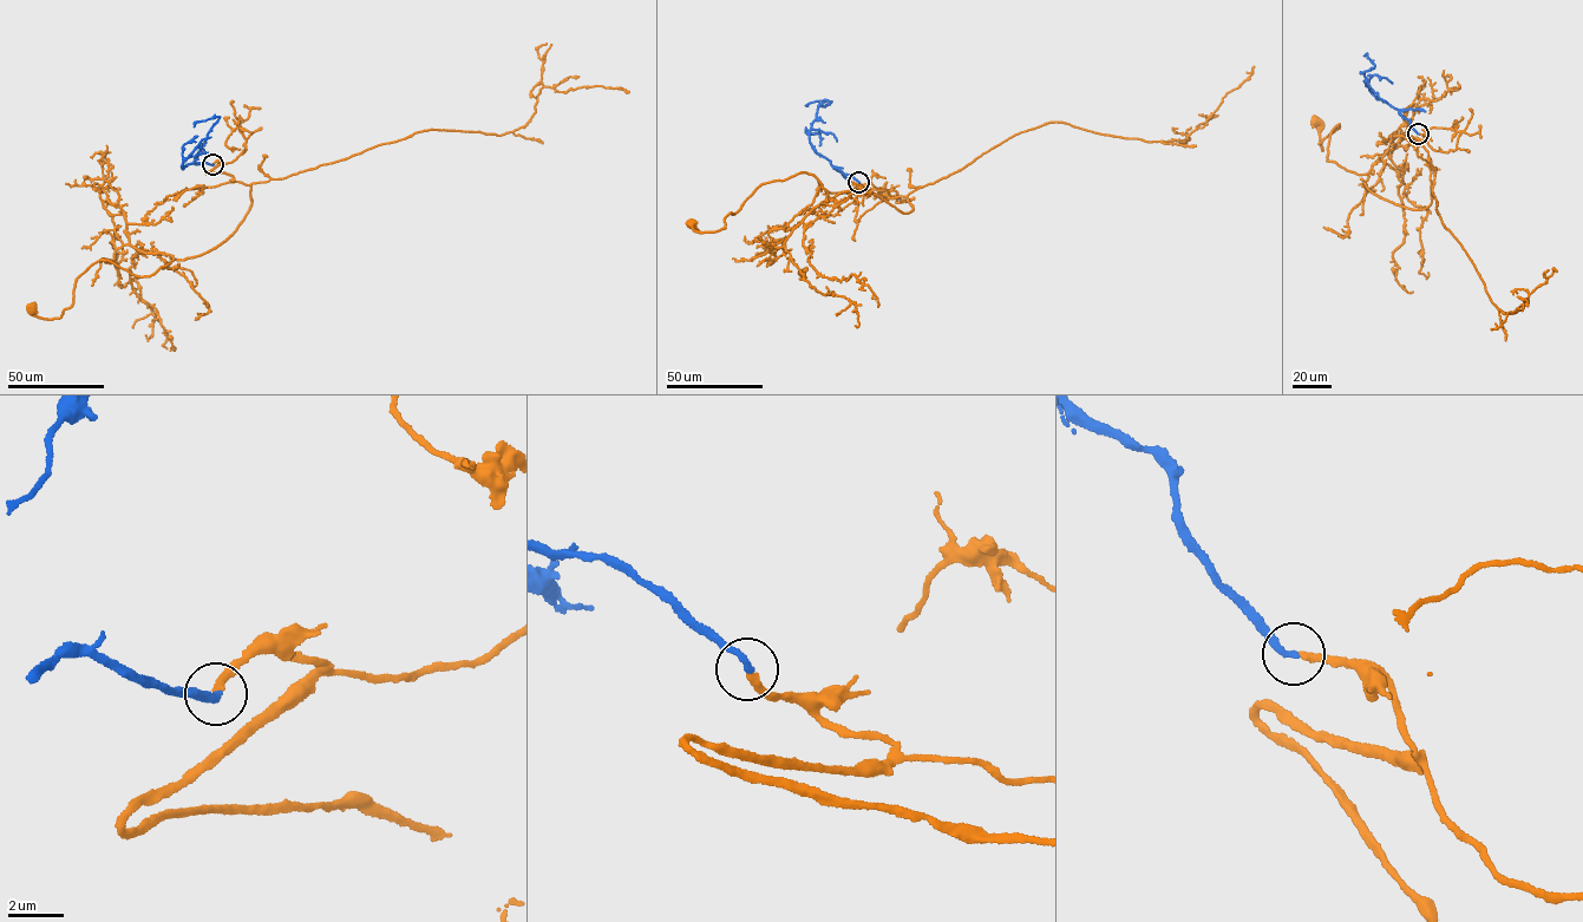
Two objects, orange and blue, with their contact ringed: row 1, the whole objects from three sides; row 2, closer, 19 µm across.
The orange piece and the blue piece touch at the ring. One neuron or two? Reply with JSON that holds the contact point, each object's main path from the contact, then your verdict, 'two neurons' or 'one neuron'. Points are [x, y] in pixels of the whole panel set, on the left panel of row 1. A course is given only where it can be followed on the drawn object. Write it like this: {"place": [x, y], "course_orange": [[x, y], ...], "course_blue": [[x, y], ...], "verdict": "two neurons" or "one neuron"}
{"place": [213, 164], "course_orange": [[213, 164], [207, 174], [250, 185], [250, 207], [223, 242], [141, 278], [97, 261], [60, 318], [31, 307]], "course_blue": [[213, 164], [194, 162], [182, 167], [218, 117], [196, 122], [194, 126]], "verdict": "one neuron"}

